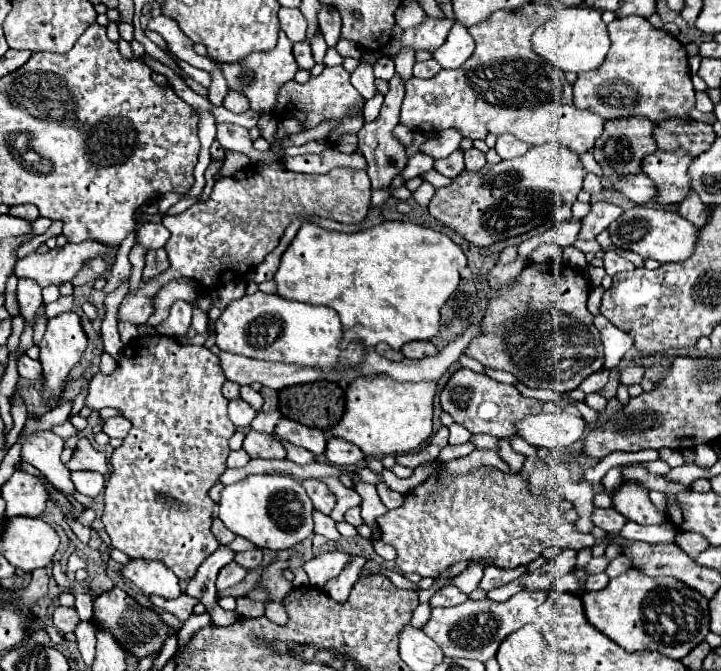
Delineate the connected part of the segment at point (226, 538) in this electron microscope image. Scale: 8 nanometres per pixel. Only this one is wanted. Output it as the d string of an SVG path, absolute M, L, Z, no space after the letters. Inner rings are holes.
M215 518L215 520L213 520L211 532L213 532L213 534L215 534L215 538L219 540L219 544L229 544L229 542L233 542L233 540L235 540L235 534L233 534L231 530L227 530L219 518Z

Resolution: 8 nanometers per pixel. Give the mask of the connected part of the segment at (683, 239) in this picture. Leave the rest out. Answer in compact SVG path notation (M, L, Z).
M635 206L627 210L623 216L619 216L615 222L611 222L607 230L611 234L615 248L631 250L643 258L659 260L661 264L683 262L693 254L695 242L697 242L697 228L689 220L685 220L679 212L663 210L663 208Z

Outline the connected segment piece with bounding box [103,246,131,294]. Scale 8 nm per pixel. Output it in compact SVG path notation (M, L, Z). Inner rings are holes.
M121 246L119 252L117 252L117 262L115 262L115 266L113 266L113 276L111 276L111 280L103 286L103 292L105 292L105 294L113 292L119 282L123 282L123 280L129 278L129 274L131 274L131 264L129 264L129 260L127 260L127 252L123 252L123 246Z

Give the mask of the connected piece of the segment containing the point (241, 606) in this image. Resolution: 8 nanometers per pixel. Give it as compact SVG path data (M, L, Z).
M247 596L237 600L237 608L235 612L243 618L257 618L257 616L265 616L265 602L259 600L251 600Z

